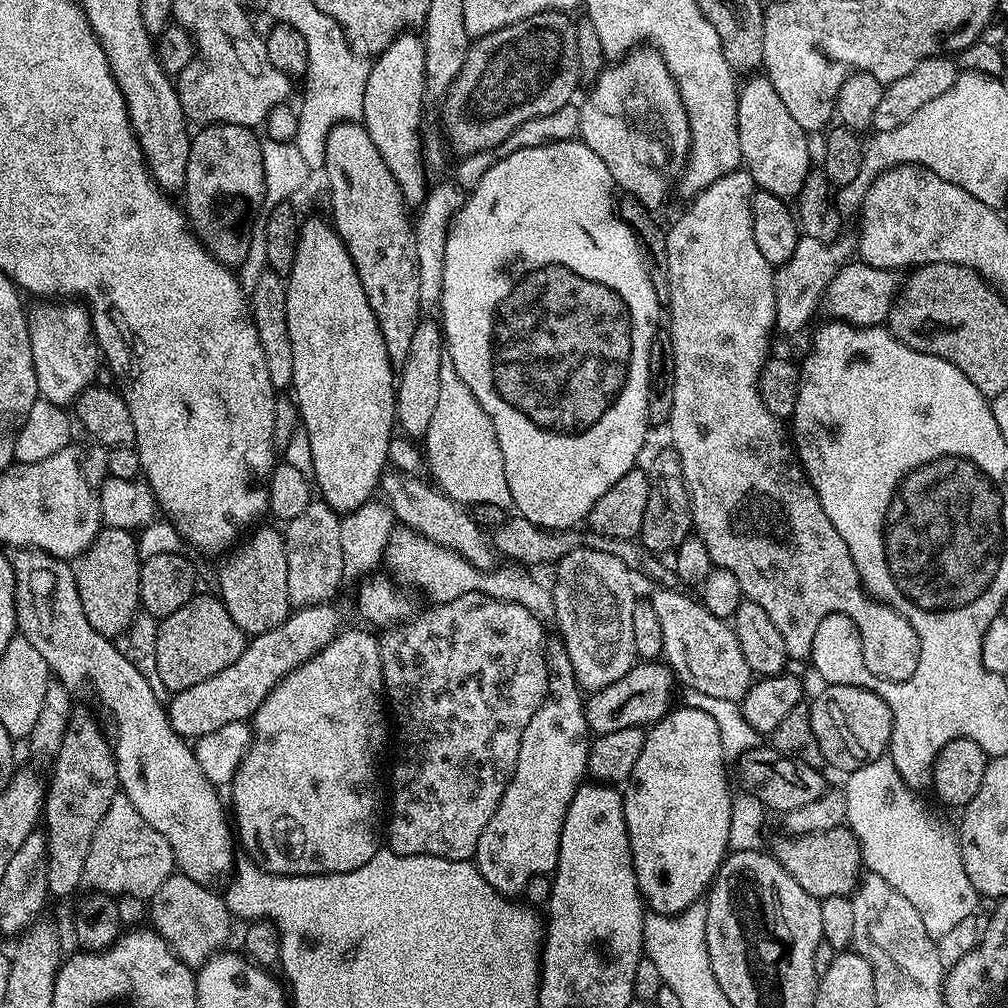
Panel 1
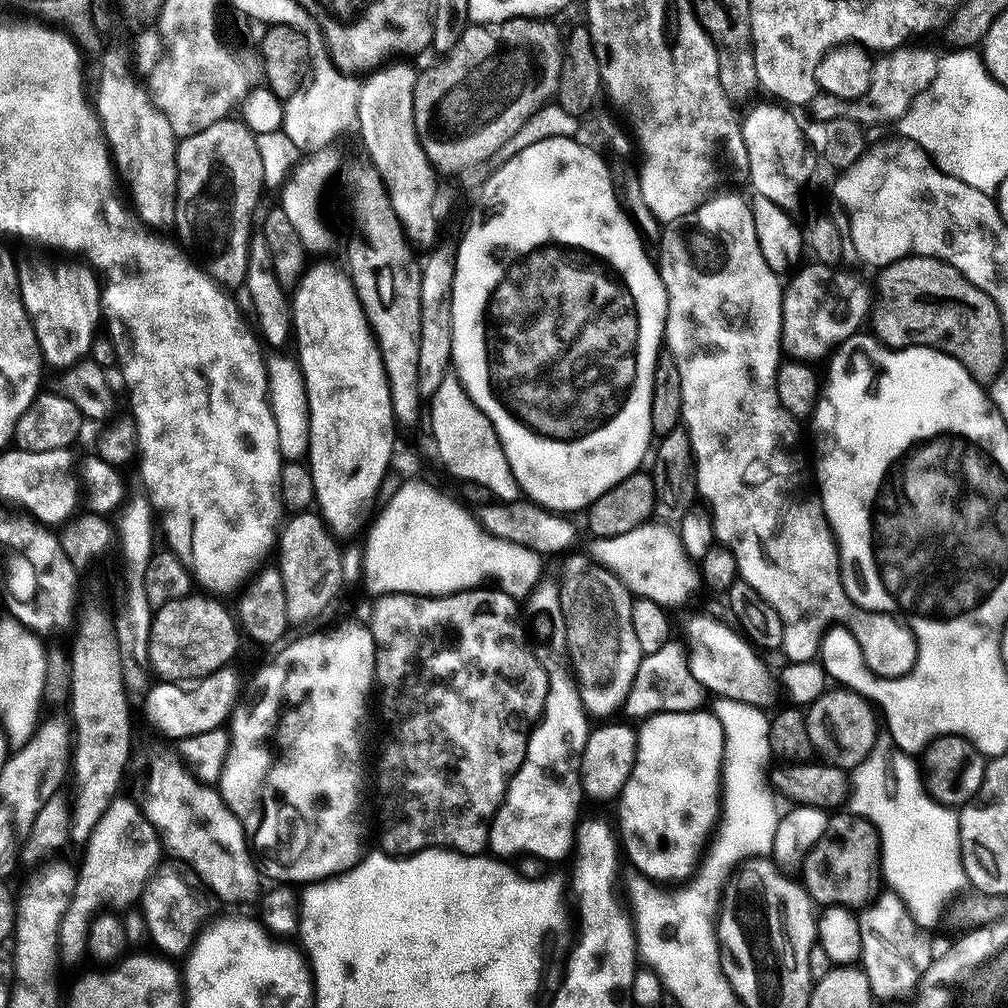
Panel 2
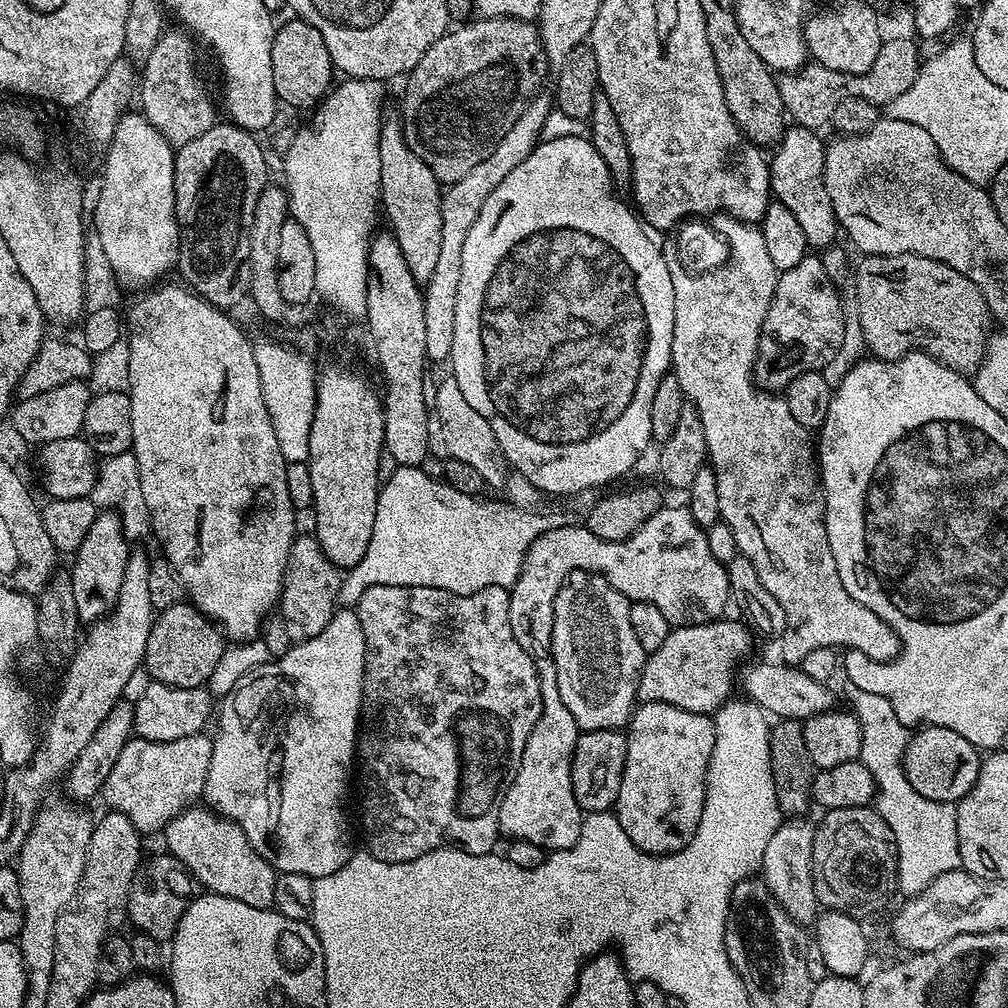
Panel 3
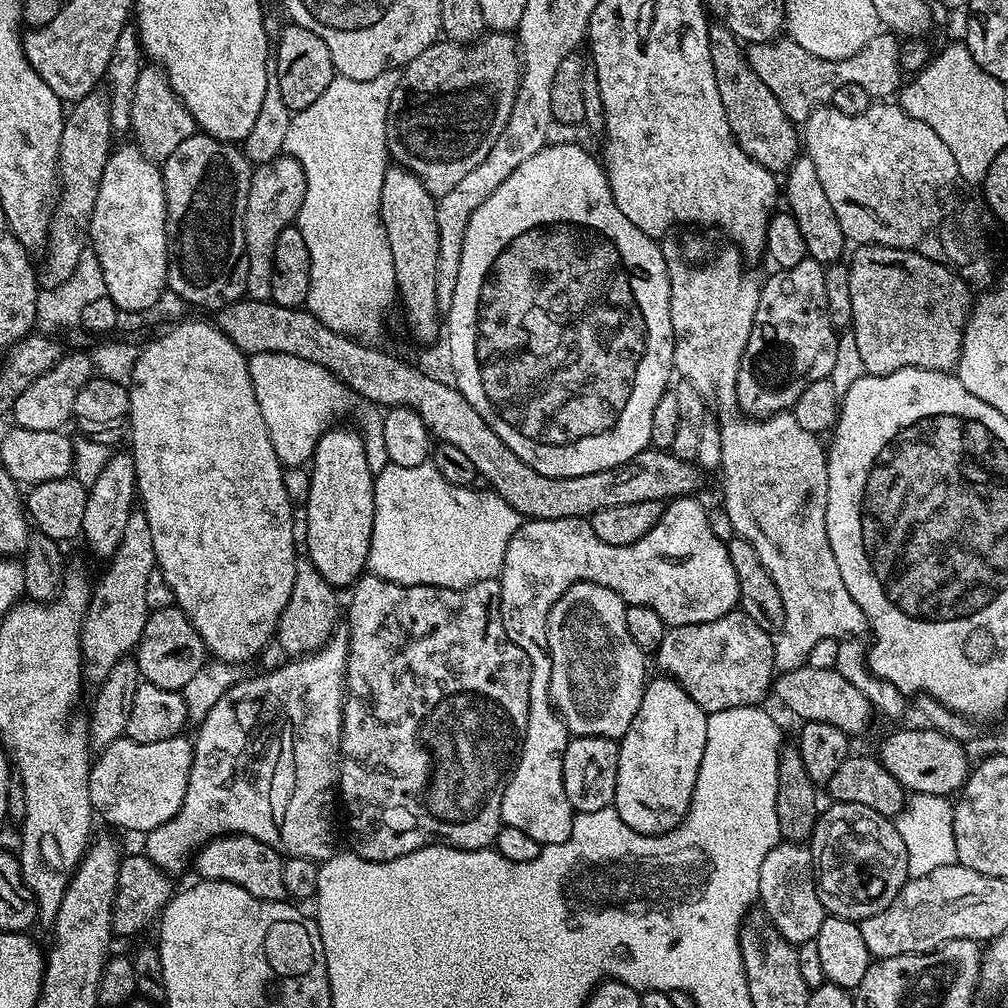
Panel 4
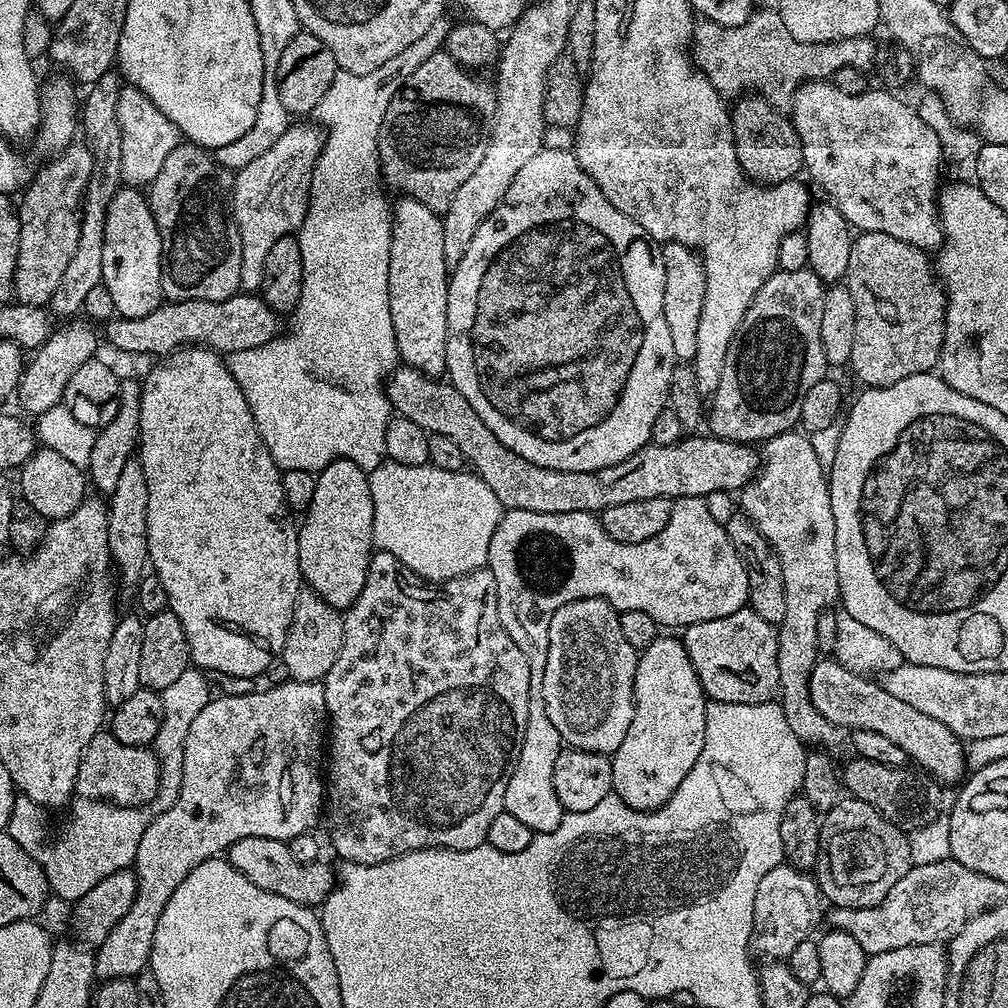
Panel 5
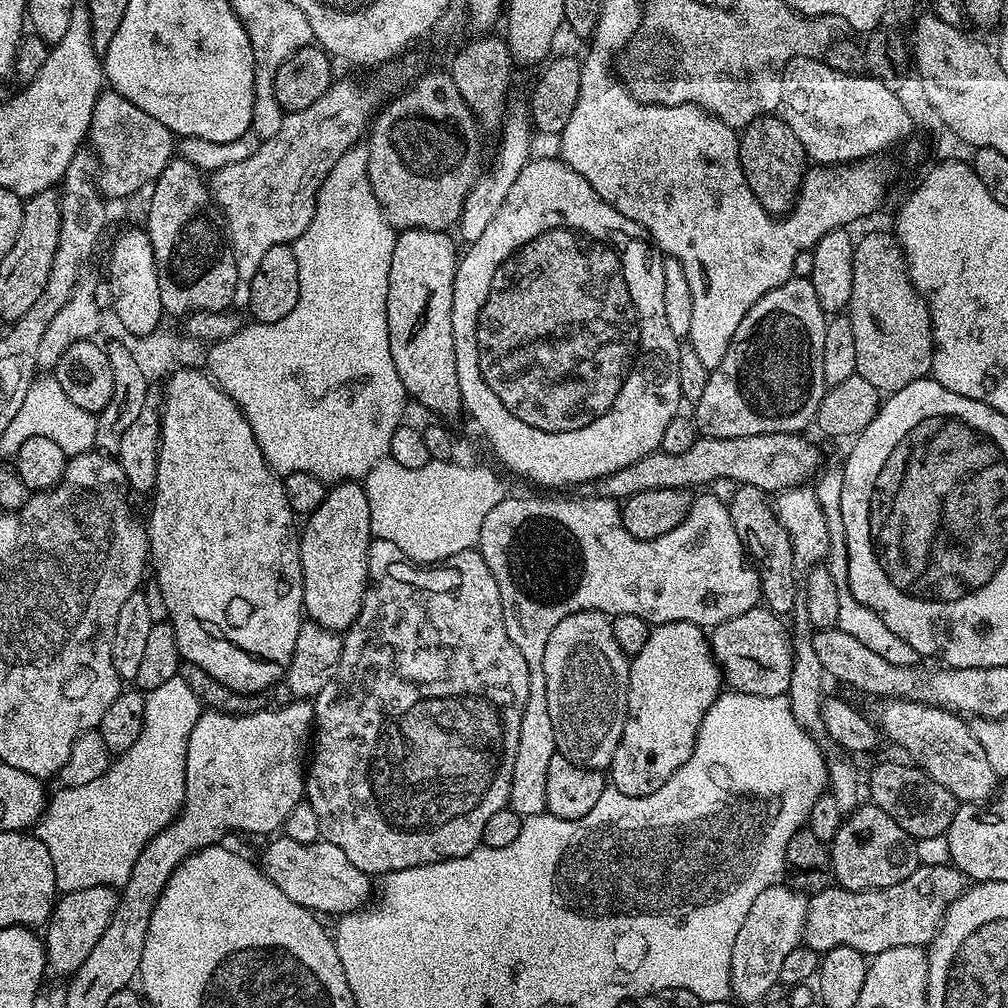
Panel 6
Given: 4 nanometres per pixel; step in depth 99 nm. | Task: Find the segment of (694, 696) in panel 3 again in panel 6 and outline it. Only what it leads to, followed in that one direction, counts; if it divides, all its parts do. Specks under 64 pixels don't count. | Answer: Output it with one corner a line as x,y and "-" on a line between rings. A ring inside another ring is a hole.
757,606
711,629
712,654
731,691
755,696
783,696
787,693
792,673
794,640
791,635
788,637
788,628
784,623
776,613

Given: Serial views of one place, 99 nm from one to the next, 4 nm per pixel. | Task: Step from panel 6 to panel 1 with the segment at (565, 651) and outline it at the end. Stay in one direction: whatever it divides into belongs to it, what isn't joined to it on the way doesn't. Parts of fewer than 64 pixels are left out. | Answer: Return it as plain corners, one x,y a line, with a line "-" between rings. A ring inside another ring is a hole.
574,549
555,565
556,585
552,588
552,608
556,611
556,624
560,627
559,639
574,666
576,682
585,693
591,694
618,682
637,663
634,650
633,615
638,592
632,589
633,573
622,561
610,553
594,549

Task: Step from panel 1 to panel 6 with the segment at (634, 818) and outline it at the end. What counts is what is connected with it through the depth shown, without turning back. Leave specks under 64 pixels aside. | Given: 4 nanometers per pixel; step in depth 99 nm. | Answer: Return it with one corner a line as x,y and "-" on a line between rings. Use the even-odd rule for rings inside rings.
683,620
653,627
646,646
630,660
628,715
610,765
611,787
627,796
654,794
690,758
700,723
721,692
720,666
701,625

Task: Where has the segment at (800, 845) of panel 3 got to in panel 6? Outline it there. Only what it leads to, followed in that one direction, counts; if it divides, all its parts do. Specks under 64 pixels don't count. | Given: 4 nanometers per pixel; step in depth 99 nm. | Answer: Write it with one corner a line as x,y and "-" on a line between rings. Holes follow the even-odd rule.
777,882
762,890
758,898
754,898
754,906
750,906
750,914
746,914
746,922
742,922
742,930
738,930
738,938
734,938
734,950
730,958
730,982
732,996
744,1004
759,1005
769,995
772,987
780,984
782,962
790,954
790,950
801,947
804,939
804,923
808,913
809,897
787,888
784,882

